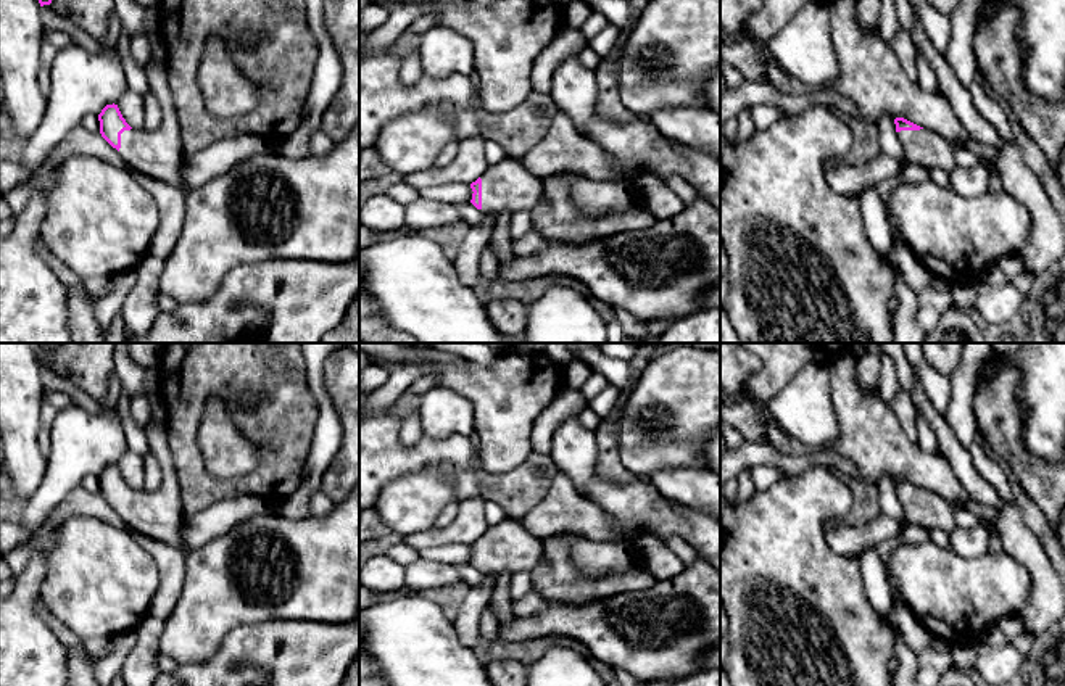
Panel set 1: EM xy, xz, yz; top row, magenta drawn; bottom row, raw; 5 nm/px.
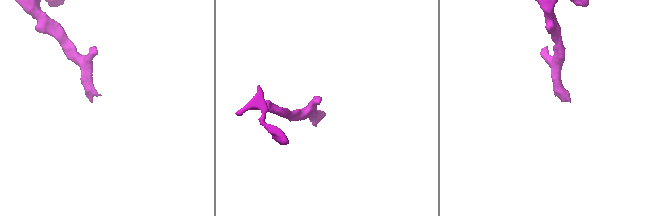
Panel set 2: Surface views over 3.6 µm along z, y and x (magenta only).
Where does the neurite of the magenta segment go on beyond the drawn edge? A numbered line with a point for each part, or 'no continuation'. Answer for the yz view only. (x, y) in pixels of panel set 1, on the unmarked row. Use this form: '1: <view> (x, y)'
1: yz (927, 509)

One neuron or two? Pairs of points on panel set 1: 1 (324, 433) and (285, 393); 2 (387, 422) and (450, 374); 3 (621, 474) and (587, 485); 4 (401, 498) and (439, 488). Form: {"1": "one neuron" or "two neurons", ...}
{"1": "two neurons", "2": "two neurons", "3": "two neurons", "4": "one neuron"}

